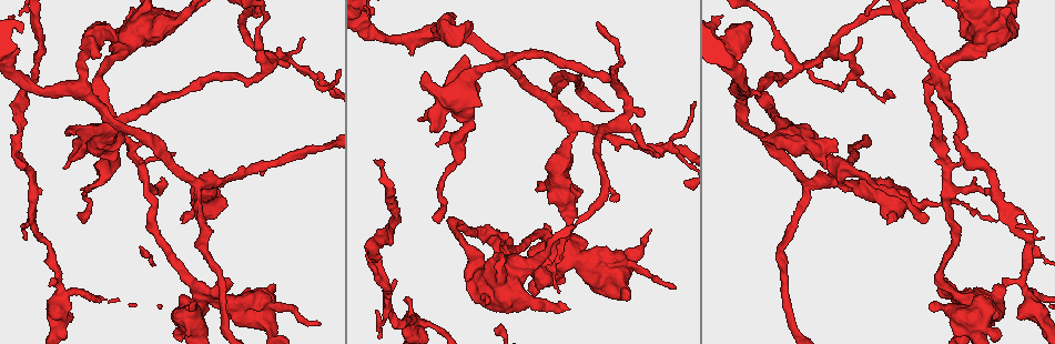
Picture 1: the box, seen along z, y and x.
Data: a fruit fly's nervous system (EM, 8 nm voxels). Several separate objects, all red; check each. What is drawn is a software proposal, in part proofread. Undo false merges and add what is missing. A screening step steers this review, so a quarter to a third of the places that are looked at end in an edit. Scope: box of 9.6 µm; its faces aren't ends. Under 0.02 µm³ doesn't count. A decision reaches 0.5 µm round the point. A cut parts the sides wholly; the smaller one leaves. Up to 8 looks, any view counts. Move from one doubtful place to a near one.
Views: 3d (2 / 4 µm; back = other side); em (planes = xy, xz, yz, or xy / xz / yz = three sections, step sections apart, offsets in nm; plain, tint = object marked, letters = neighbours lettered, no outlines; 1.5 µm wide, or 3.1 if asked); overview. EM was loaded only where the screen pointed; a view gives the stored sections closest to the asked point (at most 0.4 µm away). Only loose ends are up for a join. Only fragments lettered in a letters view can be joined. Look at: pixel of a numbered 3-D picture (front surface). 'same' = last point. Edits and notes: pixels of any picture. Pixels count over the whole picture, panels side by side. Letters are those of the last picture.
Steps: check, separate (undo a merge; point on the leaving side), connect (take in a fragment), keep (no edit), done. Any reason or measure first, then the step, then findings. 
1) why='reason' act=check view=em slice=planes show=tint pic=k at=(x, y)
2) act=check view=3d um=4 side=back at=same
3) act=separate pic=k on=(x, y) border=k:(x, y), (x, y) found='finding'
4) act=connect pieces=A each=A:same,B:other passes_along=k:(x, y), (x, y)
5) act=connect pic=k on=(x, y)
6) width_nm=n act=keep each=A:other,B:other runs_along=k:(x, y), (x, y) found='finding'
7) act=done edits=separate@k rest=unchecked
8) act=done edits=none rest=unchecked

why='free end' act=check view=3d um=2 pic=1 at=(994, 323)

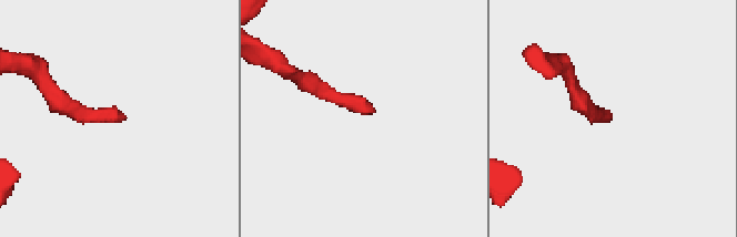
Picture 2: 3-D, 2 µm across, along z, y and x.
act=check view=em slice=planes show=letters pic=2 at=(125, 120)

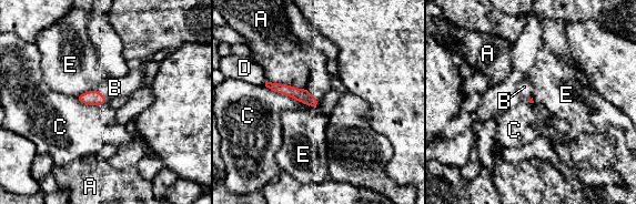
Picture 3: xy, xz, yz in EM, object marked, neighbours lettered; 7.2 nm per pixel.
act=connect pieces=B each=A:other,B:same,C:other,D:other,E:other found='the neuron continues'

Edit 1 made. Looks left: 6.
act=check view=overview

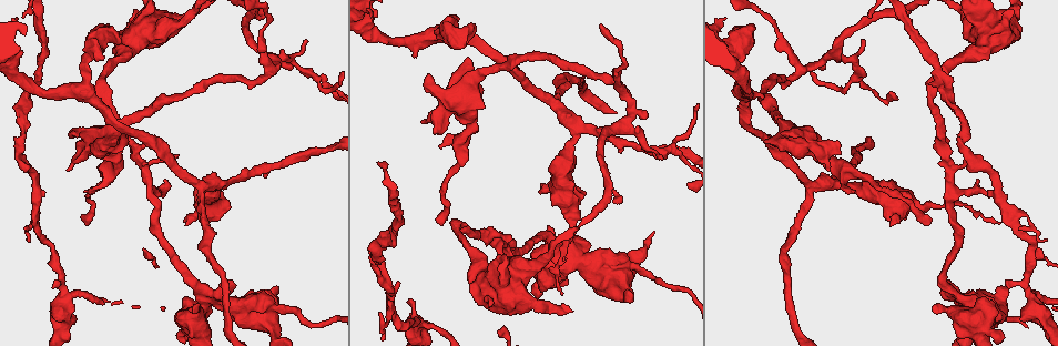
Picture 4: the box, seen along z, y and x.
why='thin end' act=check view=em slice=planes show=plain pic=4 at=(162, 197)

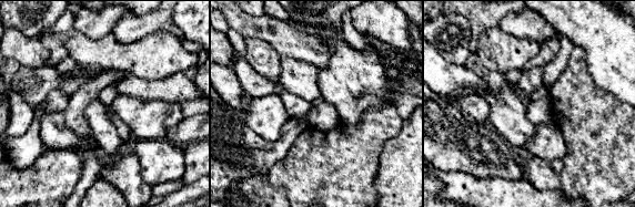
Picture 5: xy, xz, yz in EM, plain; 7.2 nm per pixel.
why='see the neighbours' act=check view=em slice=planes show=letters at=same

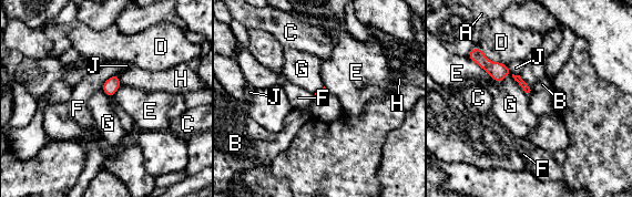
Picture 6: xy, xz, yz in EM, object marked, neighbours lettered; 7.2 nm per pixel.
longest_contact=E:280nm act=keep each=A:other,B:other,C:other,D:other,E:other,F:other,G:other,H:other,J:other runs_along=6:(477, 54), (490, 68), (509, 72), (528, 91) found='none of them fits'

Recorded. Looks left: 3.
why='branch stops here' act=check view=3d um=2 pic=4 at=(56, 282)

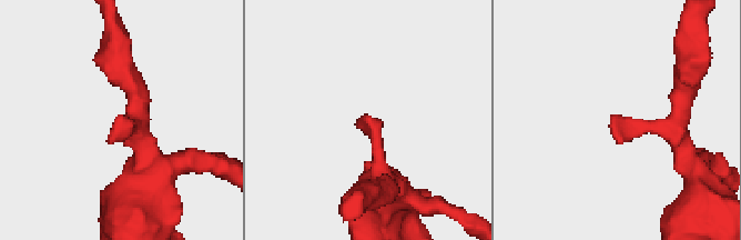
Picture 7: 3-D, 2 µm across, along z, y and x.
why='need the tissue' act=check view=em slice=xz step=4 show=tint pic=7 at=(611, 116)

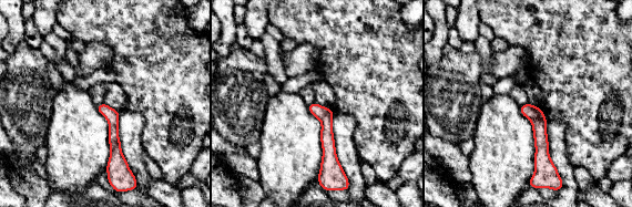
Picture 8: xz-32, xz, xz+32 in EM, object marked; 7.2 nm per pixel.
act=check view=em slice=planes show=letters at=same

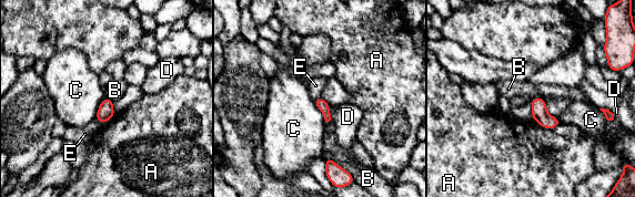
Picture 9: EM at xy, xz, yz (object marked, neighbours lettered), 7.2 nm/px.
longest_contact=C:220nm act=keep each=A:other,B:other,C:other,D:other,E:other border=9:(328, 103), (331, 121), (325, 125) found='none of them fits'

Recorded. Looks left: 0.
act=done edits=connect@3 rest=unchecked

